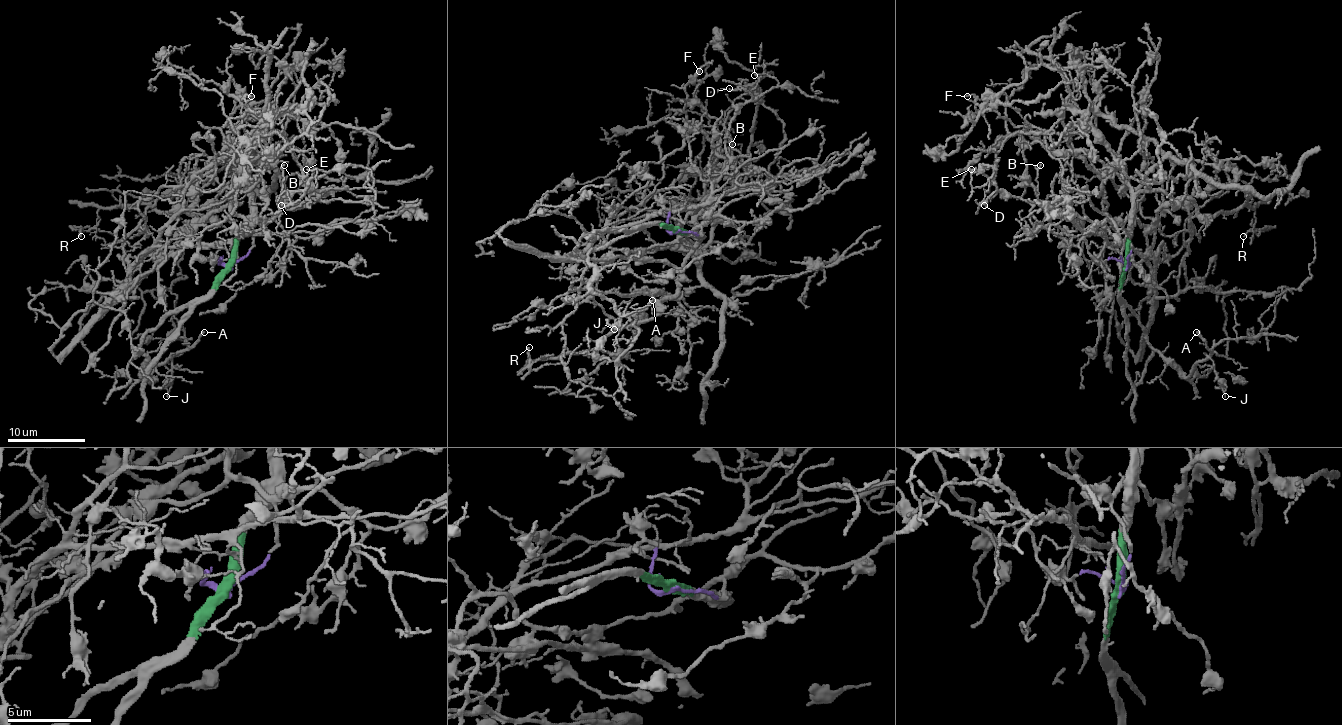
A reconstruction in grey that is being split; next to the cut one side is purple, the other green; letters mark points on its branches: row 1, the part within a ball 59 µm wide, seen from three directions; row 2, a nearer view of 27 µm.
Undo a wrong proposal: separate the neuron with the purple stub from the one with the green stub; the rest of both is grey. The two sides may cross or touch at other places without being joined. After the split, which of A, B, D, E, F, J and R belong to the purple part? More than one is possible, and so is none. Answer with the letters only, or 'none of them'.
B, D, E

